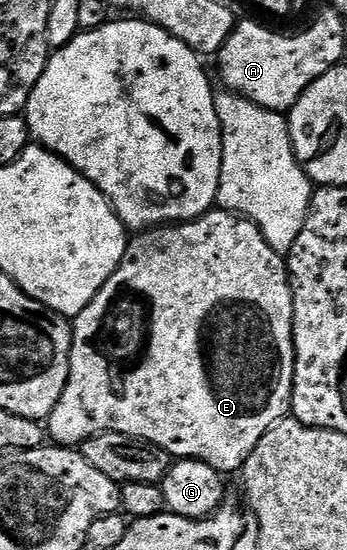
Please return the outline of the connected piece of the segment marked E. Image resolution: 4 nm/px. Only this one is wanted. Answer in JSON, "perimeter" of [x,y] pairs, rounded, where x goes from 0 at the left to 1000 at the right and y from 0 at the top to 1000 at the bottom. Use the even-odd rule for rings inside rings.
{"perimeter":[[[605,384],[582,395],[530,405],[487,405],[473,413],[432,413],[398,422],[395,431],[360,447],[360,462],[349,482],[297,515],[291,527],[251,551],[251,558],[225,576],[207,578],[210,629],[205,631],[205,660],[199,662],[199,695],[170,725],[159,733],[159,747],[135,762],[135,787],[153,795],[167,811],[231,813],[251,798],[280,795],[291,787],[352,787],[389,791],[427,802],[444,802],[458,813],[487,822],[490,833],[582,838],[640,864],[680,862],[703,847],[706,836],[735,820],[746,798],[769,791],[769,784],[795,765],[810,764],[836,749],[844,733],[844,662],[850,638],[844,636],[844,531],[833,520],[833,493],[827,475],[813,462],[790,456],[758,435],[758,427],[712,400],[680,387],[646,384]],[[441,576],[441,593],[429,598],[429,636],[418,651],[375,675],[349,702],[326,700],[326,671],[314,656],[372,656],[383,642],[406,642],[418,627],[406,618],[418,605],[406,591],[418,591]]]}

